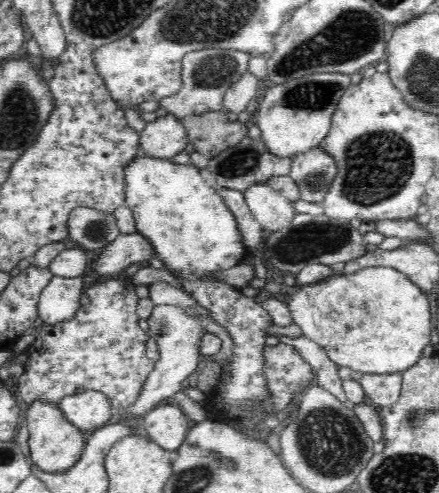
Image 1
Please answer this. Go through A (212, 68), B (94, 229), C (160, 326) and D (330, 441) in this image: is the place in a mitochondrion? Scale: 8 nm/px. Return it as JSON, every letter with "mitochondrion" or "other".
{"A":"mitochondrion","B":"mitochondrion","C":"mitochondrion","D":"mitochondrion"}

